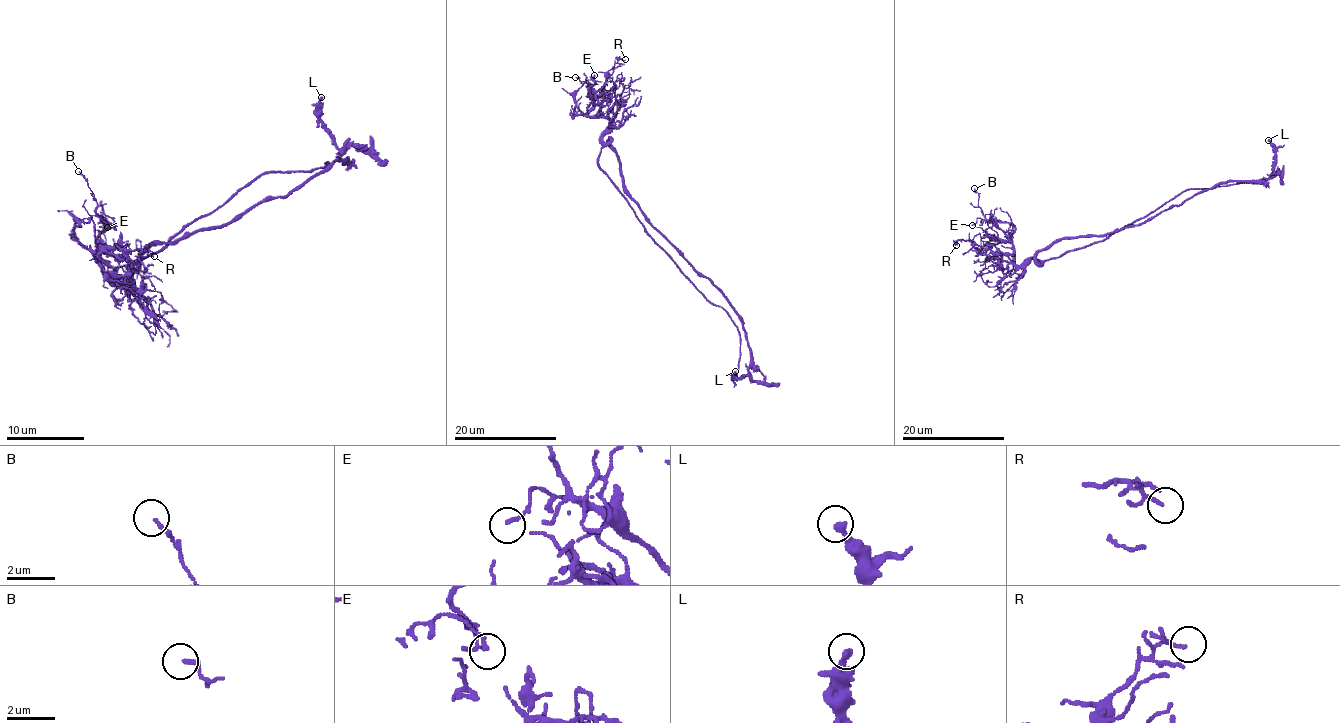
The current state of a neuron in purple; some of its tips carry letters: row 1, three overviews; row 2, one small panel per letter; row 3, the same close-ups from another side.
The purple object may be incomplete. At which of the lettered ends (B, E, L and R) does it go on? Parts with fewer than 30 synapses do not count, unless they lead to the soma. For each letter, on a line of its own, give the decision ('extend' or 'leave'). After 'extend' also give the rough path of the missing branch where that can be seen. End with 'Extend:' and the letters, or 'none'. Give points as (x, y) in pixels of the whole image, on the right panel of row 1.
B: leave
E: leave
L: leave
R: leave
Extend: none

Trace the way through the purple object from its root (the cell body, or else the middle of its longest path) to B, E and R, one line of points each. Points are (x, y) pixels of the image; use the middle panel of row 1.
B: (615, 152), (610, 139), (606, 143), (602, 139), (610, 121), (588, 115), (593, 94), (585, 81), (575, 77)
E: (615, 152), (610, 139), (606, 143), (602, 139), (608, 120), (571, 112), (575, 106), (575, 91), (594, 75)
R: (615, 152), (610, 139), (602, 139), (610, 121), (601, 103), (610, 94), (601, 88), (612, 66), (625, 59)

